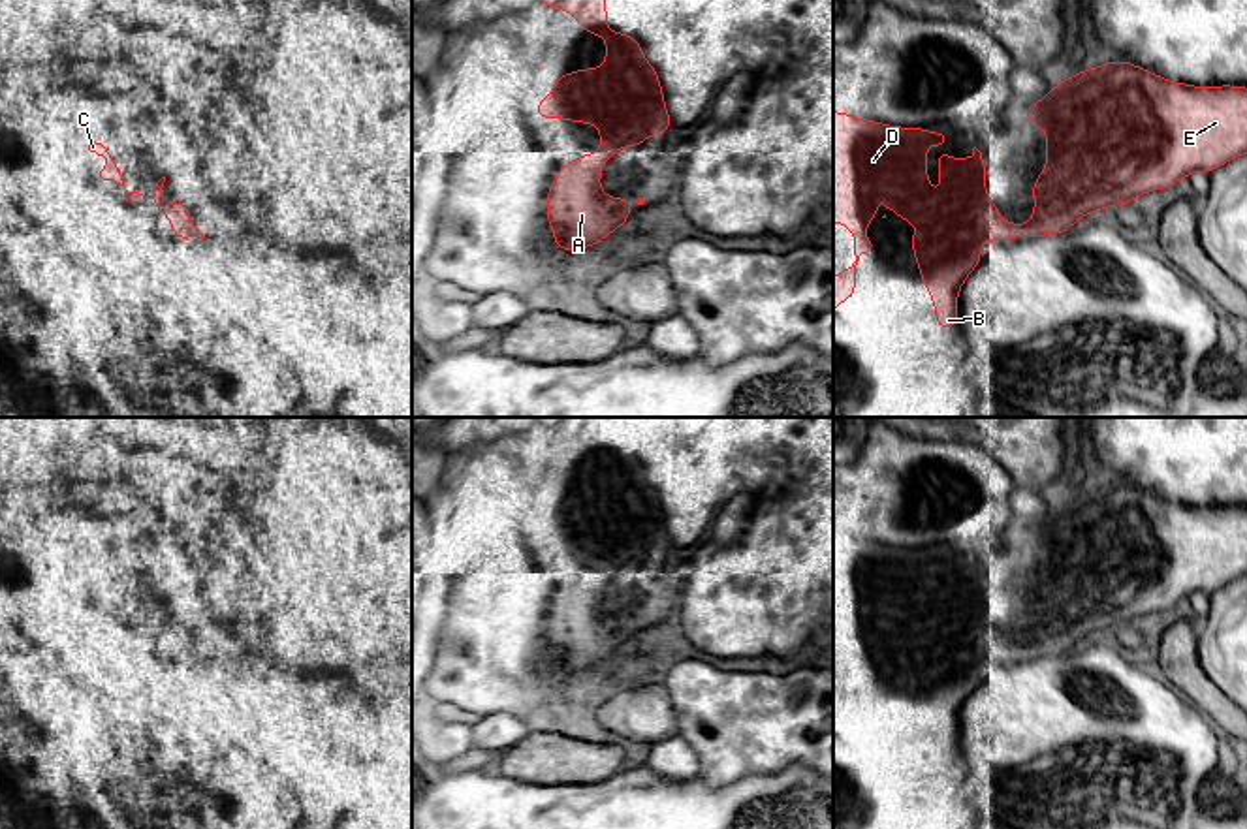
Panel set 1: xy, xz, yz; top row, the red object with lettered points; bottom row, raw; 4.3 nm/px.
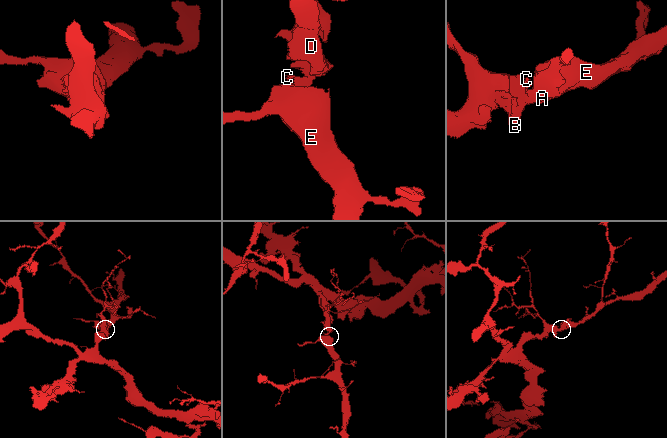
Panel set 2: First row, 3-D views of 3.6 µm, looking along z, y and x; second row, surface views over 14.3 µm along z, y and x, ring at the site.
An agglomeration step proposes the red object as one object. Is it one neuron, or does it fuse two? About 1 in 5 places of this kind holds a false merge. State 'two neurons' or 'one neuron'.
one neuron

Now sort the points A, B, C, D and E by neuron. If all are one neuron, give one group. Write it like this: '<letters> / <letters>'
A B C D E

